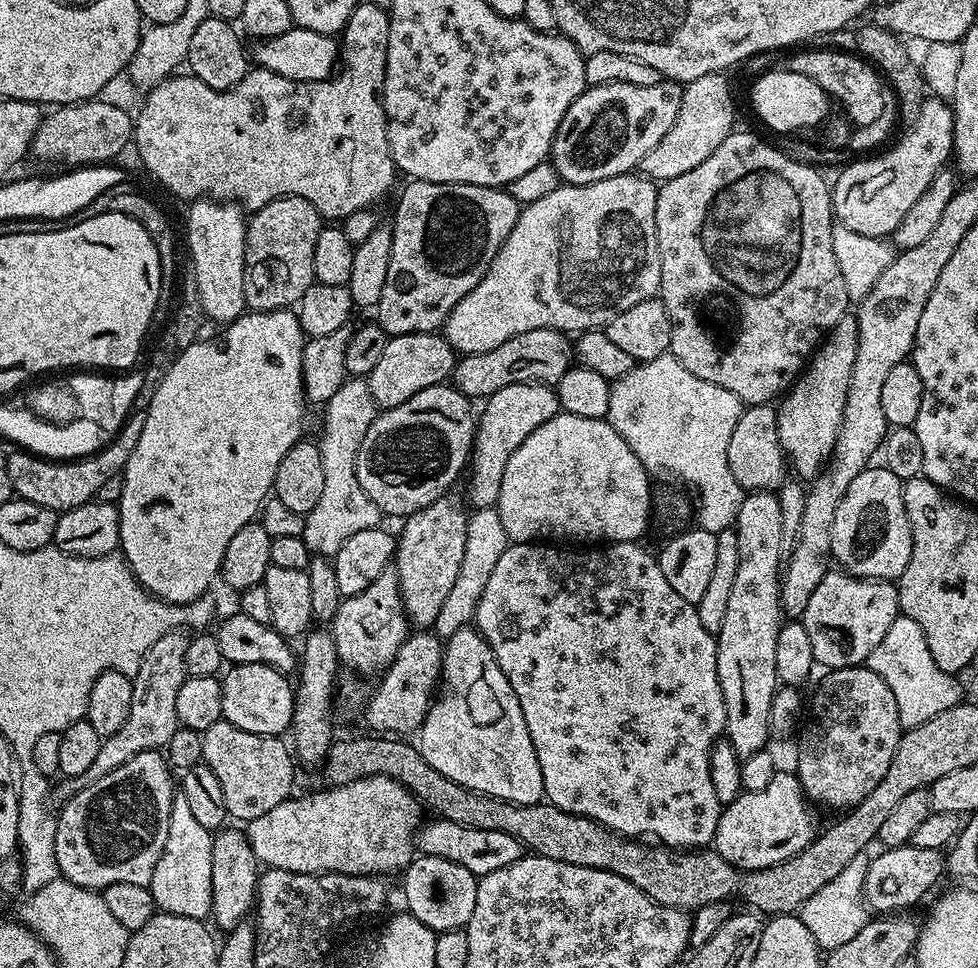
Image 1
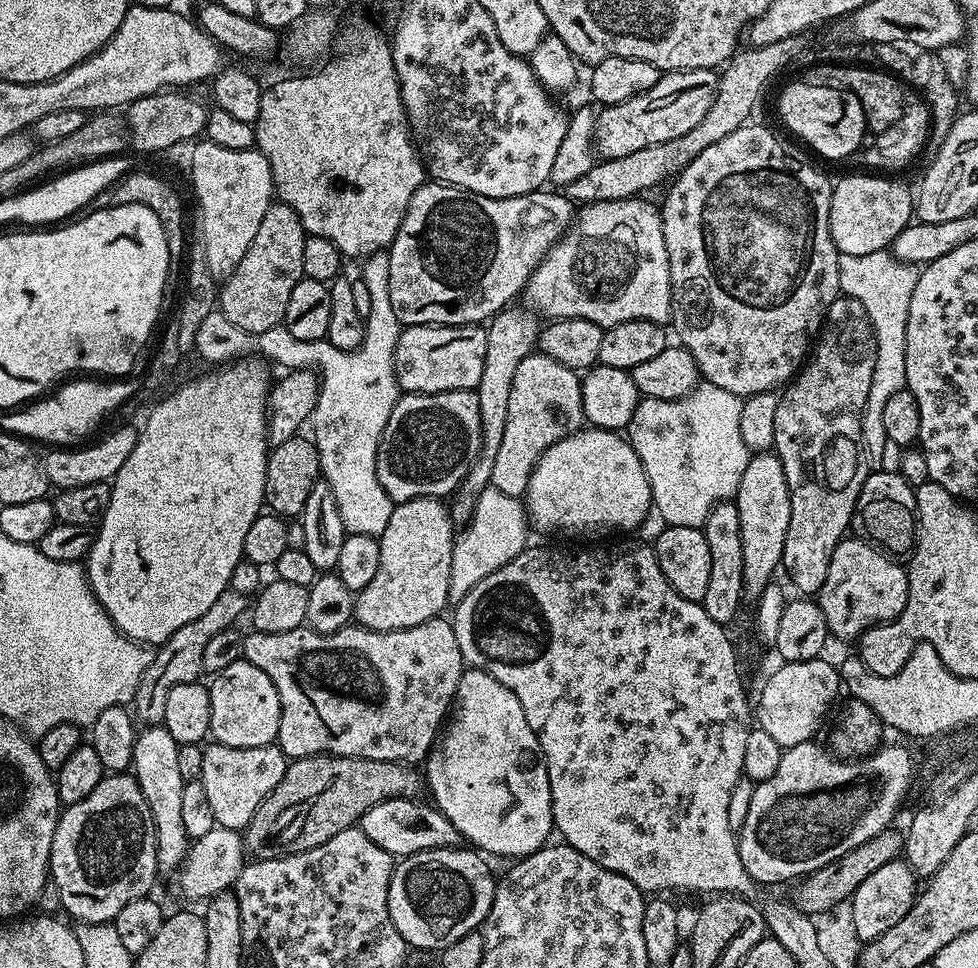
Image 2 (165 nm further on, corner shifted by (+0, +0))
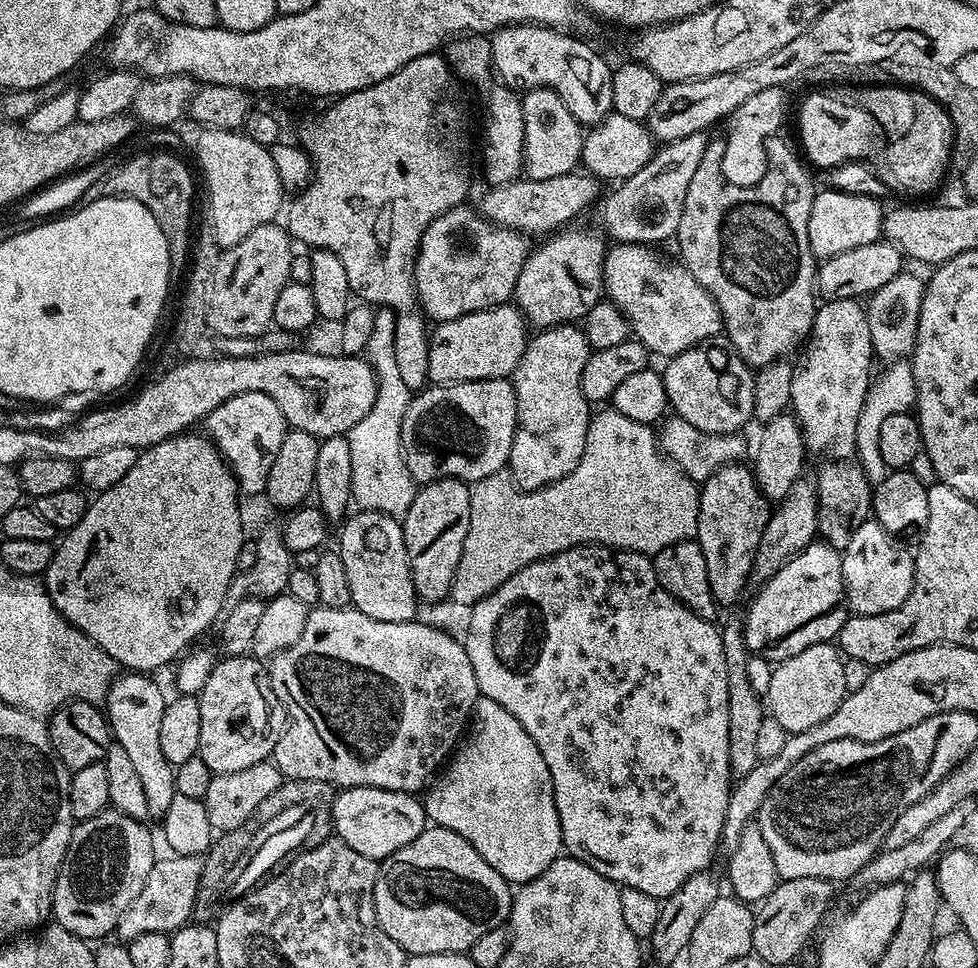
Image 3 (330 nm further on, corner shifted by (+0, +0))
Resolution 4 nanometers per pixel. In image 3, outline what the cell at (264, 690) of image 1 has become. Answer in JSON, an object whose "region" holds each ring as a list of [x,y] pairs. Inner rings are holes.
{"region":[[[251,654],[217,659],[198,699],[202,714],[198,755],[213,774],[246,770],[246,766],[268,760],[275,753],[288,716],[278,694],[274,694],[263,659]]]}

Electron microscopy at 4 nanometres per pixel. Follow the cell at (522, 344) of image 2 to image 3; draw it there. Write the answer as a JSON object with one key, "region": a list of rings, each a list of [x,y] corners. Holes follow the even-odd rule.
{"region":[[[577,226],[557,231],[549,235],[540,249],[533,251],[518,274],[514,293],[514,303],[524,315],[525,321],[533,329],[547,330],[560,324],[571,324],[588,315],[588,309],[601,303],[602,292],[599,287],[587,292],[582,281],[576,277],[576,264],[588,264],[588,272],[599,277],[604,267],[606,243],[603,235],[595,236],[592,232],[583,232]]]}

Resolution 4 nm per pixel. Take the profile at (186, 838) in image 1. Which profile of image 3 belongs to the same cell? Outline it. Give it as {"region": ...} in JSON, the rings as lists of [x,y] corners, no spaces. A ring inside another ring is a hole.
{"region":[[[148,674],[117,675],[112,689],[108,691],[106,701],[106,719],[110,725],[111,735],[115,743],[126,750],[131,759],[138,778],[146,793],[148,815],[162,818],[166,810],[170,810],[170,802],[176,797],[174,765],[166,762],[166,754],[162,754],[162,742],[158,739],[162,731],[162,714],[166,703],[166,695]]]}

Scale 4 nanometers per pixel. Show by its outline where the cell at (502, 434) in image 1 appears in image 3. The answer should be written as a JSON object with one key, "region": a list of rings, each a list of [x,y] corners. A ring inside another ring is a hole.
{"region":[[[575,323],[540,330],[529,339],[522,358],[510,379],[516,395],[516,433],[510,446],[506,471],[522,492],[533,492],[568,476],[580,464],[586,450],[586,434],[590,419],[590,401],[582,394],[582,370],[590,349],[583,327]]]}

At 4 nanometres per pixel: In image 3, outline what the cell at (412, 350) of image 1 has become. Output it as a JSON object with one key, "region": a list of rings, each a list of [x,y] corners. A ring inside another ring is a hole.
{"region":[[[509,302],[500,304],[496,308],[484,308],[480,312],[471,312],[465,316],[459,316],[456,320],[441,320],[431,329],[430,339],[428,341],[428,378],[433,385],[438,384],[457,384],[458,382],[466,382],[467,380],[498,380],[501,378],[511,377],[515,372],[518,362],[522,358],[524,349],[527,348],[530,339],[530,328],[526,323],[524,315],[515,303]]]}

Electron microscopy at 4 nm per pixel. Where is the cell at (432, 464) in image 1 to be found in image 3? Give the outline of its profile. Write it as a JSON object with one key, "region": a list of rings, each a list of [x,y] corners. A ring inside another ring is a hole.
{"region":[[[511,379],[467,380],[457,384],[425,387],[408,403],[406,418],[402,418],[400,451],[408,467],[408,475],[421,485],[435,480],[485,480],[490,474],[505,471],[510,458],[510,446],[516,433],[516,395]]]}

